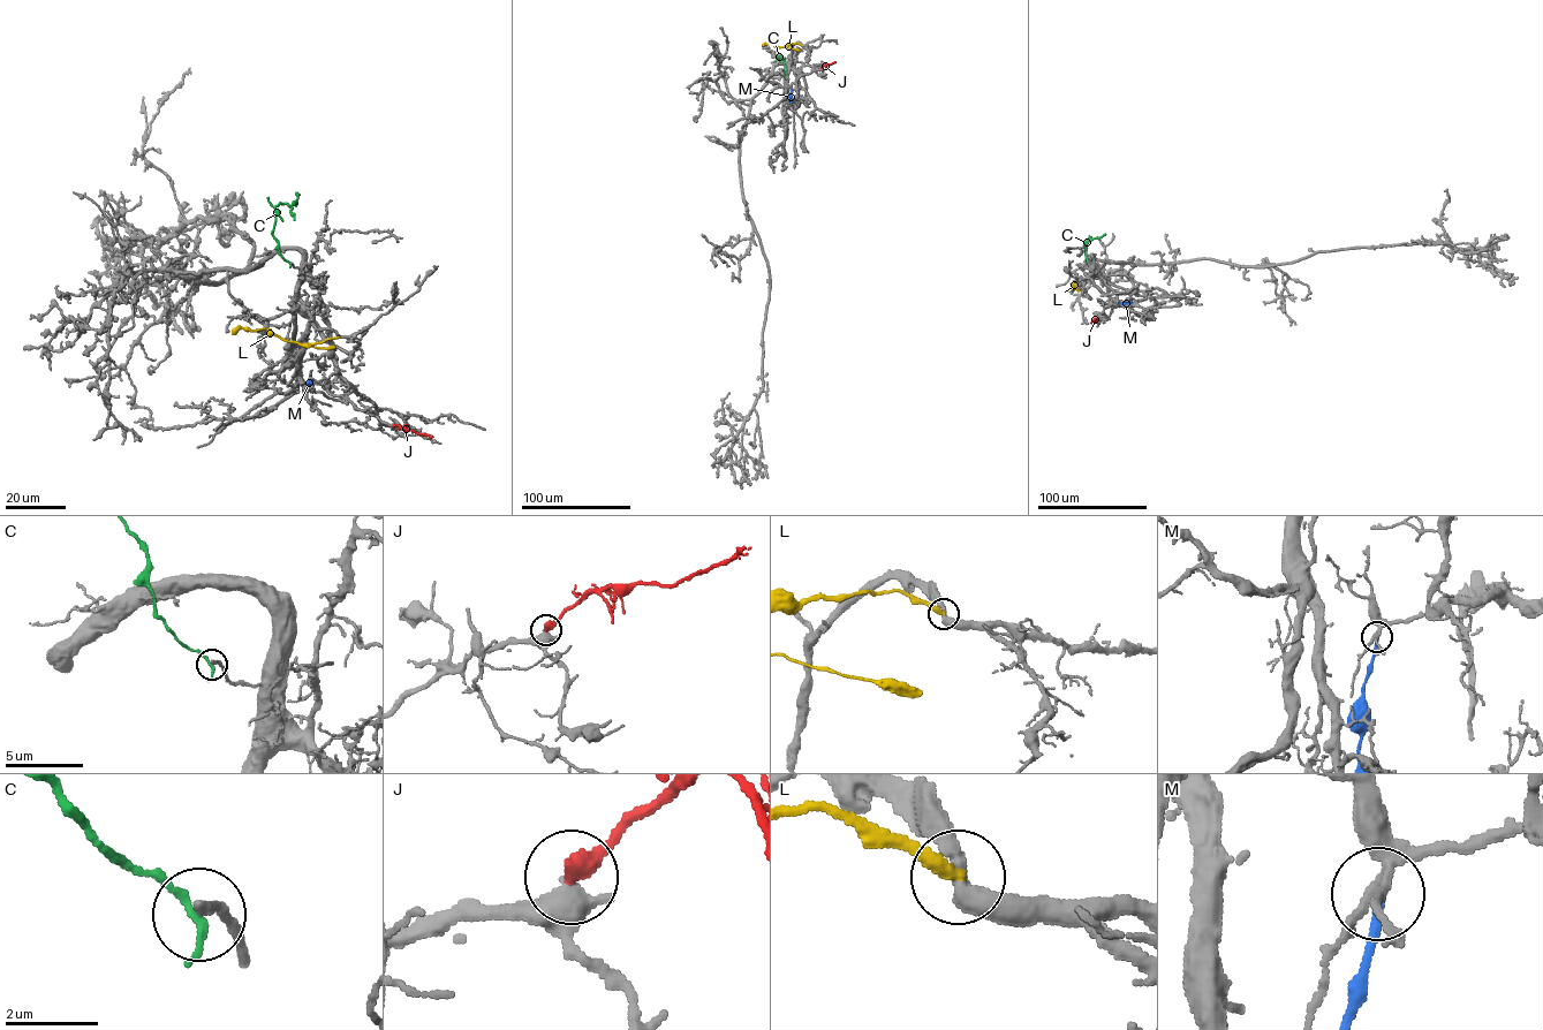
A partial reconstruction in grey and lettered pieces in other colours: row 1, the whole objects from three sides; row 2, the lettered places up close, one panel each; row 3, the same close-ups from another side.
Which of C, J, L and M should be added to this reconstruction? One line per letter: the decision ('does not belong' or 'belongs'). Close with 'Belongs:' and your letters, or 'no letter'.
C: does not belong
J: belongs
L: does not belong
M: does not belong
Belongs: J

